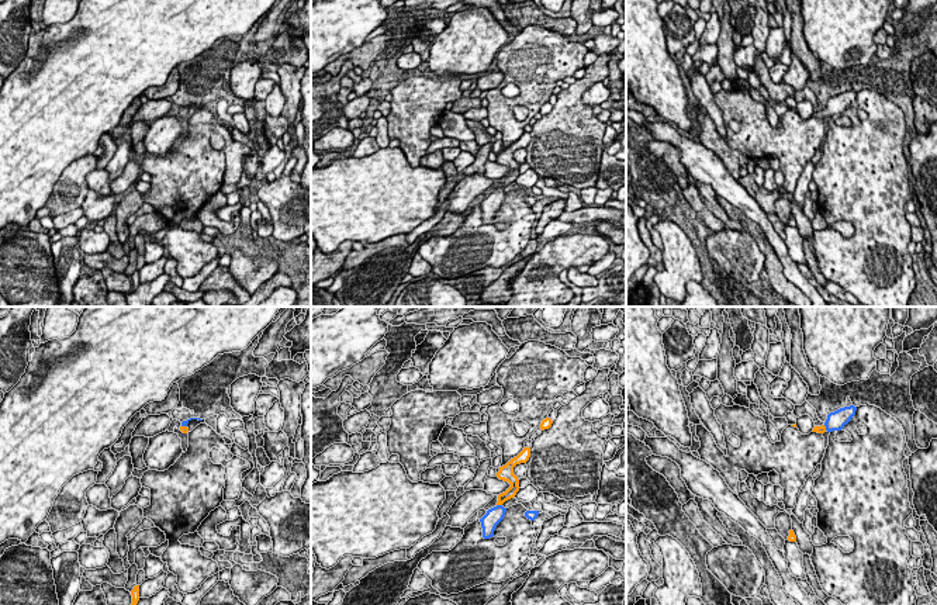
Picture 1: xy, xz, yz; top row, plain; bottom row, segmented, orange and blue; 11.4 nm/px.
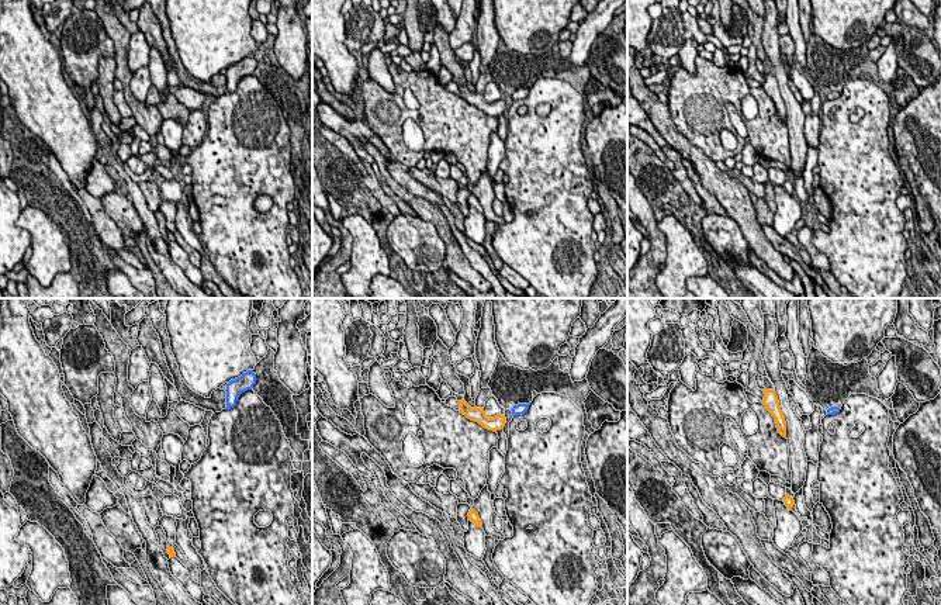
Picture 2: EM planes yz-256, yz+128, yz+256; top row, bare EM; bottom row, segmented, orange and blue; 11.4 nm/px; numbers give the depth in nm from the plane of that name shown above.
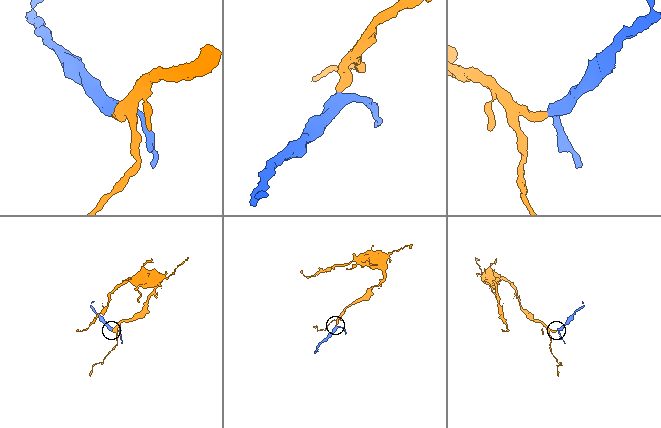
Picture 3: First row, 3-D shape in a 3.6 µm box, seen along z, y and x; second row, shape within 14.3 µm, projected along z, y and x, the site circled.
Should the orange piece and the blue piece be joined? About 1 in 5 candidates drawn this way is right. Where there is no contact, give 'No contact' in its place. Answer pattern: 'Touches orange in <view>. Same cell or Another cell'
Touches orange in xz. Same cell

